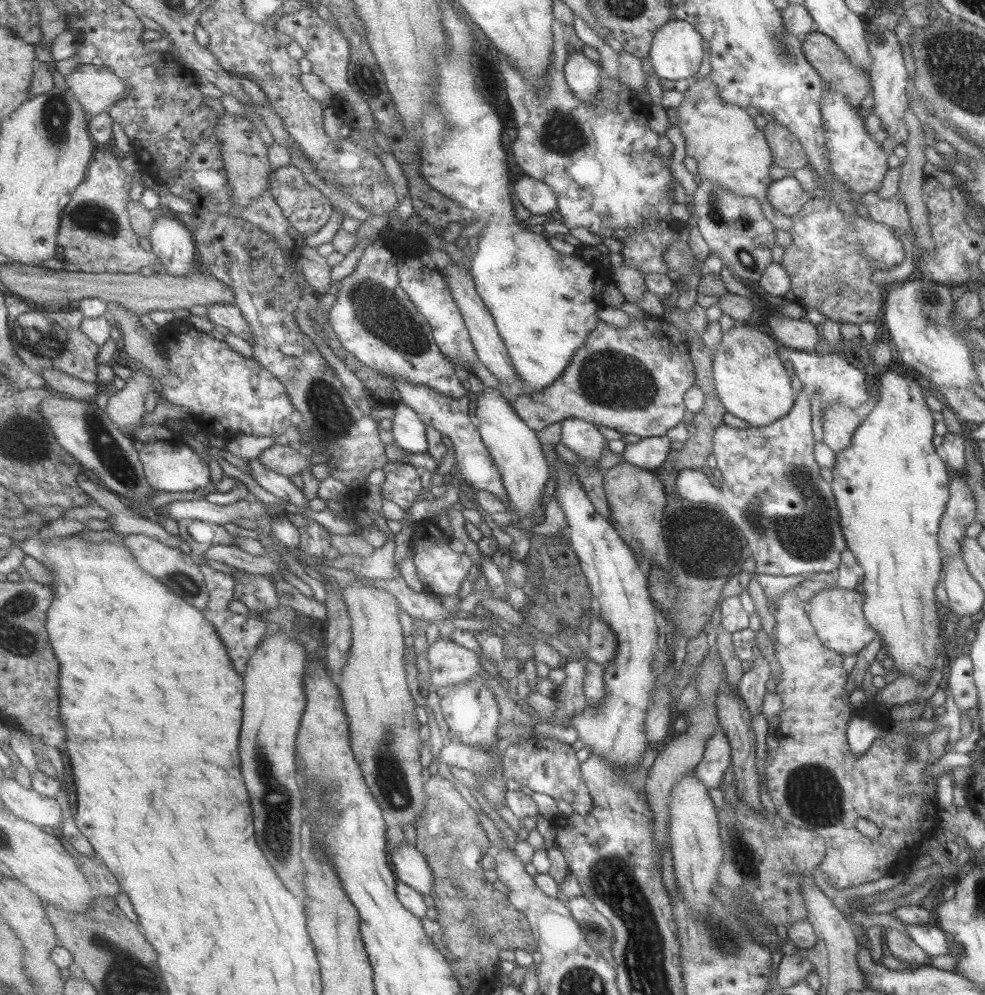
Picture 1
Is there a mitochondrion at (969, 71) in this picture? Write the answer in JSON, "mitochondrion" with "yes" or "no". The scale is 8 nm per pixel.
{"mitochondrion":"yes"}

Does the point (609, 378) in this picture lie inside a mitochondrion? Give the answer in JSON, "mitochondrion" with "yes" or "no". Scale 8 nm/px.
{"mitochondrion":"yes"}

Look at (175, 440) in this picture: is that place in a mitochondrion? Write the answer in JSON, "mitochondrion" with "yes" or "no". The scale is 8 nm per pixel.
{"mitochondrion":"no"}

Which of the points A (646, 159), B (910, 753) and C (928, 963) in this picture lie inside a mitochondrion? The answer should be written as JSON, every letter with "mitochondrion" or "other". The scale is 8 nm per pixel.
{"A":"other","B":"other","C":"other"}

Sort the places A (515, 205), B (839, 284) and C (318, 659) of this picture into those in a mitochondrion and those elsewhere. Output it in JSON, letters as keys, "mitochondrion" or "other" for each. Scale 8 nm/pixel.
{"A":"other","B":"mitochondrion","C":"other"}

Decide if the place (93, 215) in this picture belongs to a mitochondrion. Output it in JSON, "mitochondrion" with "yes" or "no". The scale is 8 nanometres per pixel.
{"mitochondrion":"yes"}

